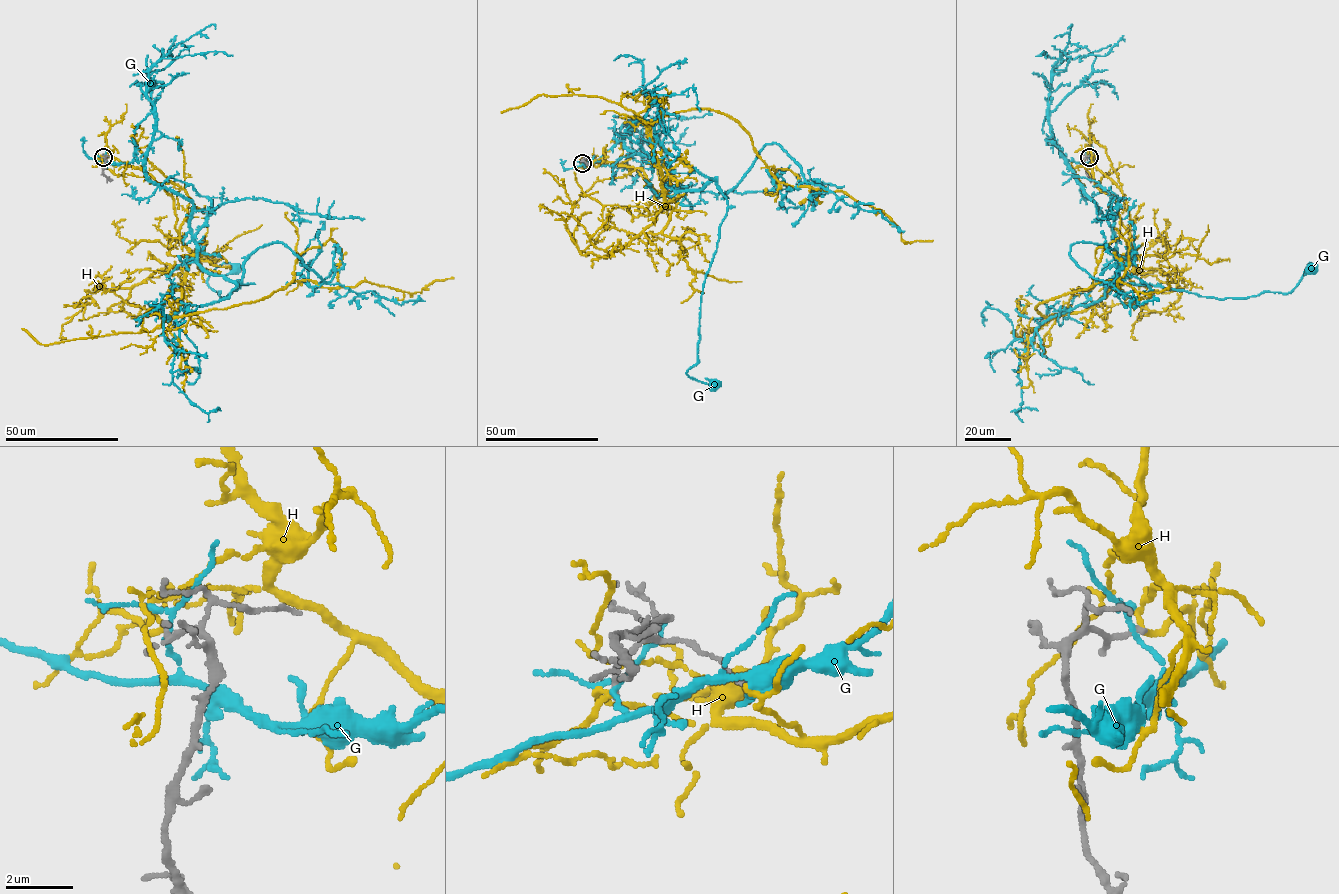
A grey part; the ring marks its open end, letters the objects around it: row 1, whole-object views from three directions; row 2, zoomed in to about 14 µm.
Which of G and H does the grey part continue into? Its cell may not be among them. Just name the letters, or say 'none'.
H

